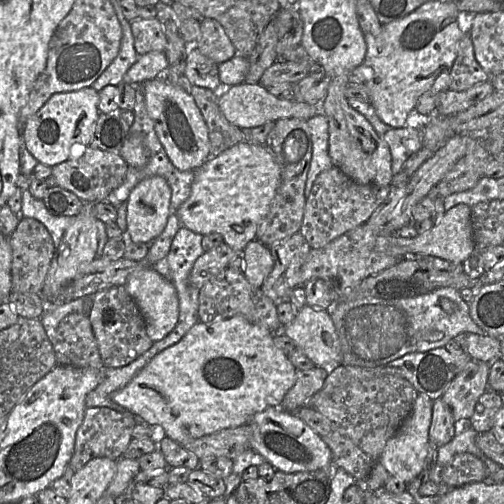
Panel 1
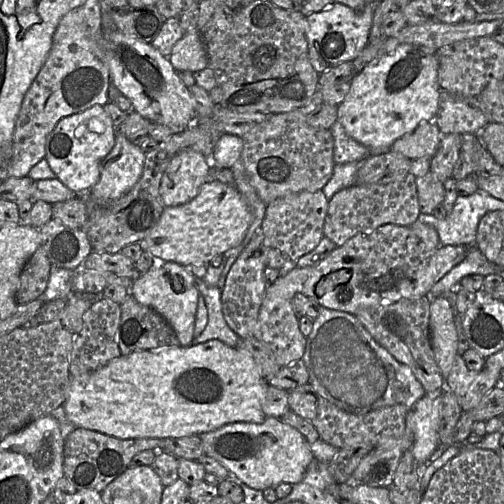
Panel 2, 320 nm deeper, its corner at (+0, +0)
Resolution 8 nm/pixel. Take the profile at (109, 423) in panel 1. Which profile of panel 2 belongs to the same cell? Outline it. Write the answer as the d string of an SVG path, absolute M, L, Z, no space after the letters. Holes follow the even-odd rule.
M75 428L64 444L64 476L77 490L94 489L102 492L108 484L130 467L132 458L144 450L159 451L159 438L120 439L98 431Z

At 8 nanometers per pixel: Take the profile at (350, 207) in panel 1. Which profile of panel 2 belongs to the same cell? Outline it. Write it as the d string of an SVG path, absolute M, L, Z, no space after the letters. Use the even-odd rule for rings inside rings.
M408 173L400 181L387 184L354 184L338 191L329 199L323 227L324 236L341 246L353 236L370 233L385 224L410 226L418 220L421 213L415 180L416 177Z

